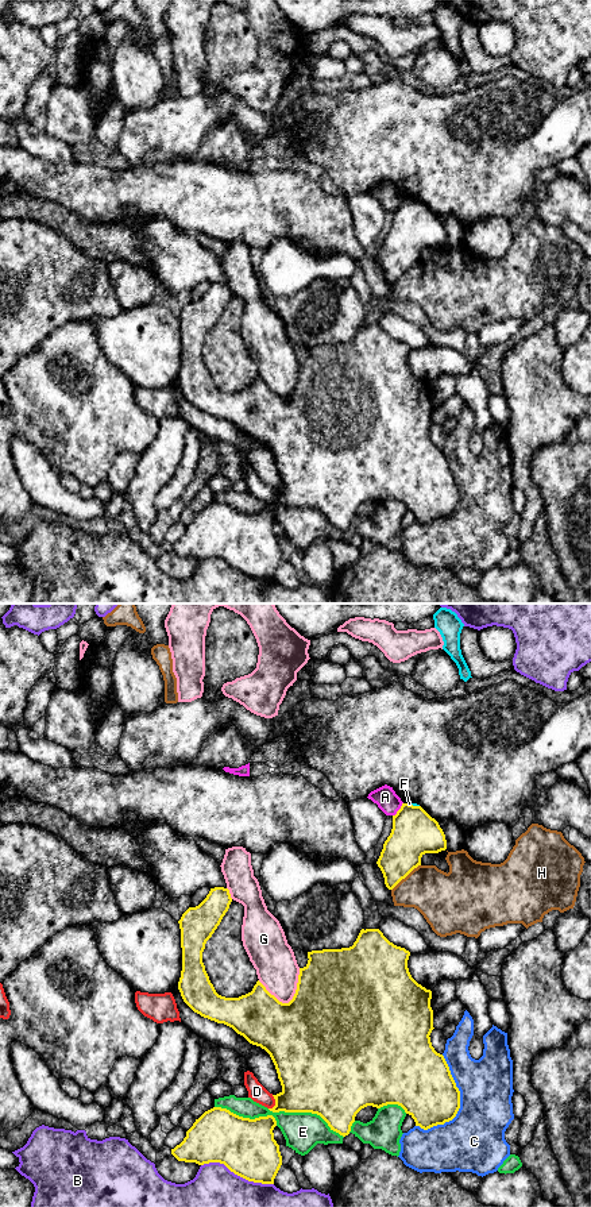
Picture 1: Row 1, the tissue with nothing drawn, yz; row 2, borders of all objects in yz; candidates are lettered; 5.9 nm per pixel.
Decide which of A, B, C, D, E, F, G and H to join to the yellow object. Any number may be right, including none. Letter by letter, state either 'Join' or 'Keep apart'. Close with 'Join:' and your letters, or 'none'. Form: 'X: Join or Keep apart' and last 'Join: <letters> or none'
A: Keep apart
B: Keep apart
C: Keep apart
D: Keep apart
E: Keep apart
F: Keep apart
G: Keep apart
H: Keep apart
Join: none

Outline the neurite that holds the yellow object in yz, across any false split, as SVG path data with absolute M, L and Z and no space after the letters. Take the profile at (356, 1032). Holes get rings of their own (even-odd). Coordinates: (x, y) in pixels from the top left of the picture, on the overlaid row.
M210 888L196 907L189 907L178 921L181 929L182 971L178 990L184 1002L197 1014L232 1027L250 1044L264 1049L277 1069L282 1091L273 1095L273 1112L312 1112L320 1115L331 1130L345 1137L356 1114L372 1106L401 1106L416 1126L428 1130L452 1121L460 1108L460 1091L443 1054L430 1042L433 1010L432 991L418 984L410 975L410 952L390 942L379 929L362 929L349 948L308 952L308 964L300 968L297 990L289 1003L279 1002L258 980L252 991L239 998L225 998L216 992L202 963L202 952L232 902L228 888Z

